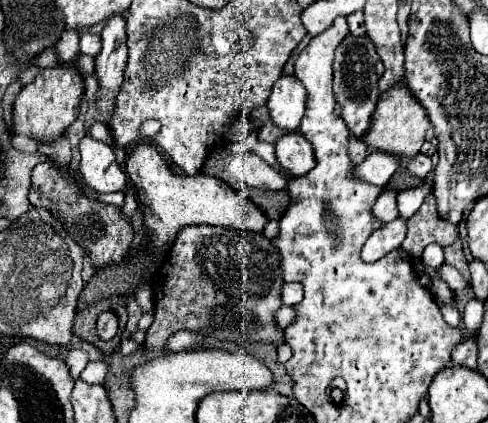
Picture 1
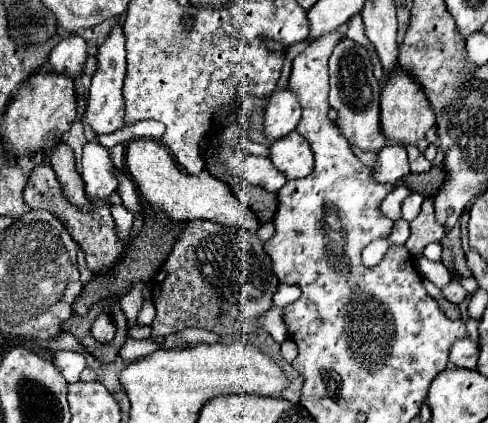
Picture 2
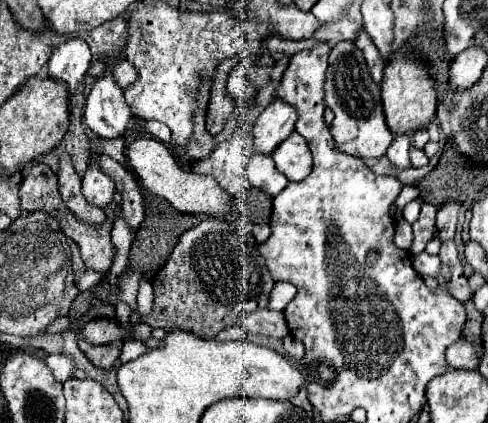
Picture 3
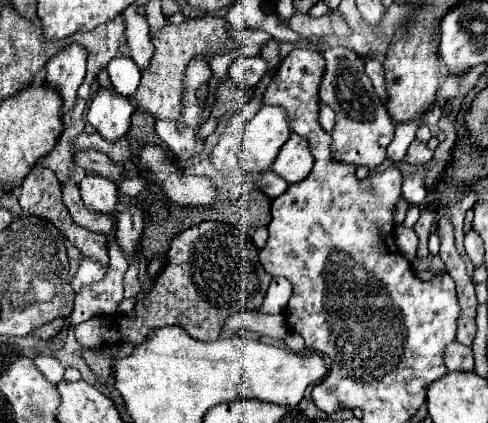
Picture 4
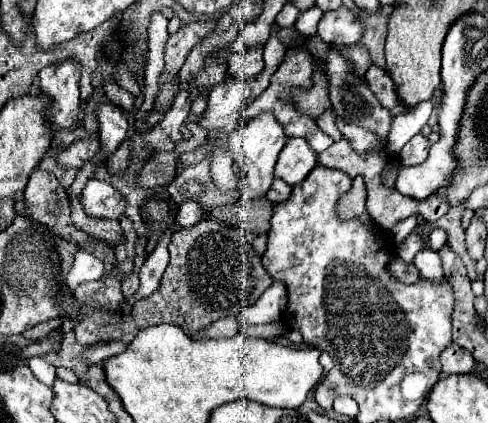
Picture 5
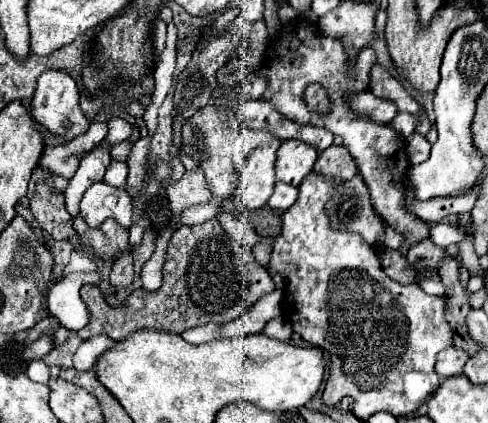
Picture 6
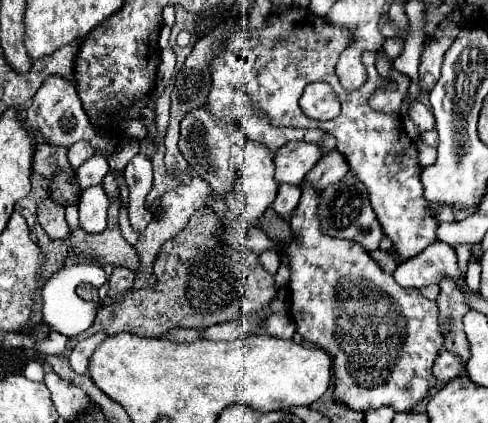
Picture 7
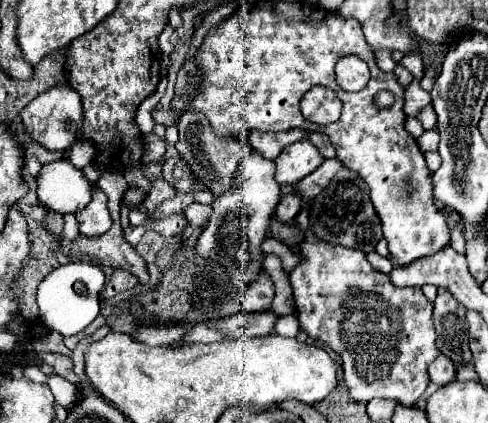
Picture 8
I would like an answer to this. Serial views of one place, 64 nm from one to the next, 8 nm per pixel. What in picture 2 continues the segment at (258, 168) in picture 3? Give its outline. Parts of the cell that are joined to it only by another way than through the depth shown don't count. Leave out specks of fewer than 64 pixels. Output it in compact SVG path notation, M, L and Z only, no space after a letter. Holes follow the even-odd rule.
M248 156L240 166L238 166L240 174L244 176L244 180L252 186L260 186L266 192L278 192L284 184L286 178L276 170L276 166L272 164L270 158L264 156Z

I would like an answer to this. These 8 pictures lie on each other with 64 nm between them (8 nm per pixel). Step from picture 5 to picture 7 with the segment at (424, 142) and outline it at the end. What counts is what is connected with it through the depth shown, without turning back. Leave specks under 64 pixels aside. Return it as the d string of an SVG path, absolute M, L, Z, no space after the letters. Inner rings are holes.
M416 140L416 146L418 146L418 154L420 154L420 164L422 166L428 166L428 164L436 162L436 148L426 146L420 140Z

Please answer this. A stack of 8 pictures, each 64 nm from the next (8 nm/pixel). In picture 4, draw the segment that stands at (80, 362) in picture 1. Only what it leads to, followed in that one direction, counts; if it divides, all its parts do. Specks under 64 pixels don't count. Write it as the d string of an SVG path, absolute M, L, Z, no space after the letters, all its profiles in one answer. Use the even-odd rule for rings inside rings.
M36 356L32 362L36 362L36 366L40 368L40 372L42 372L42 376L48 380L48 382L52 382L52 384L56 384L60 378L64 378L64 368L60 366L60 362L56 360L56 358L52 358L52 356Z

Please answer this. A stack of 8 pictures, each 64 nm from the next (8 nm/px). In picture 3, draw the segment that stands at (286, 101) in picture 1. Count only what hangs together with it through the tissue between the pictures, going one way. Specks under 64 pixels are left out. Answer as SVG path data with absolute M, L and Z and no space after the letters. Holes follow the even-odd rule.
M280 100L270 102L270 106L256 118L250 134L252 134L252 152L270 156L280 142L284 142L292 130L296 118L296 110Z

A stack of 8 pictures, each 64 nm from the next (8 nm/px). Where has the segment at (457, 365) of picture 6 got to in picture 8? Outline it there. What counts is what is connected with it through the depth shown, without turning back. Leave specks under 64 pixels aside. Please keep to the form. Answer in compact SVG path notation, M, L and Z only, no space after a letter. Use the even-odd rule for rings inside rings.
M440 354L428 368L428 376L430 376L430 382L438 384L438 386L444 386L448 382L454 380L454 364L452 360L448 360L444 354Z

